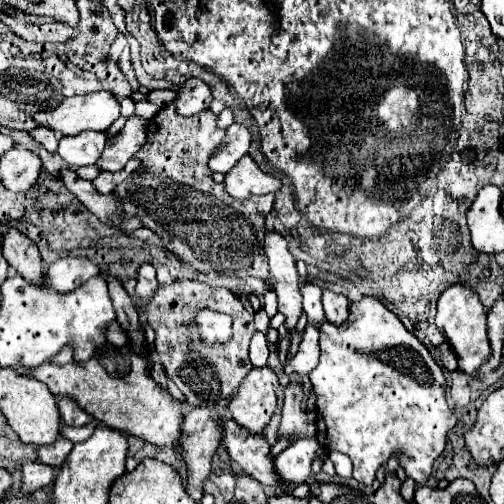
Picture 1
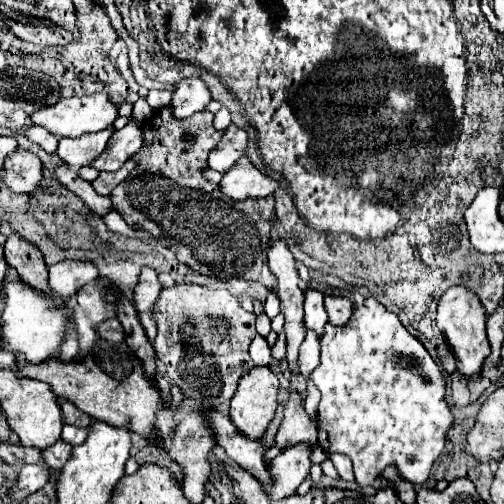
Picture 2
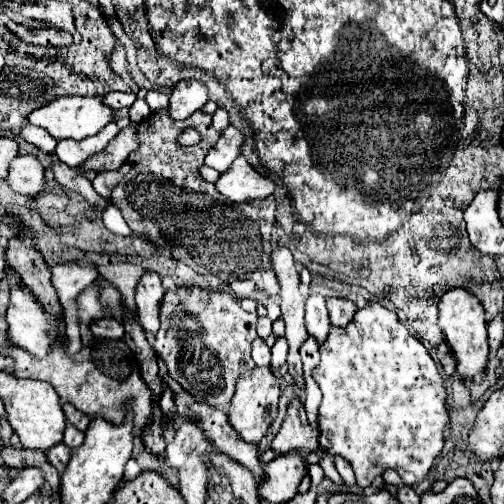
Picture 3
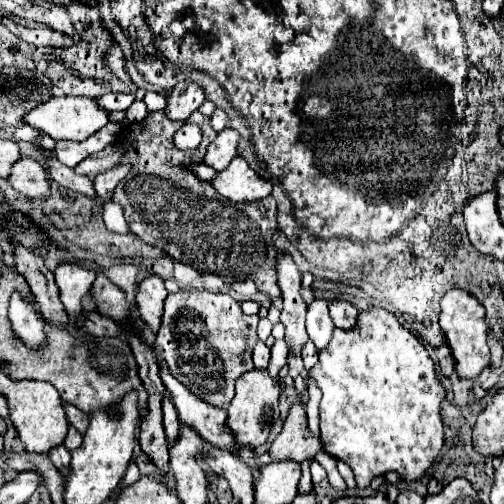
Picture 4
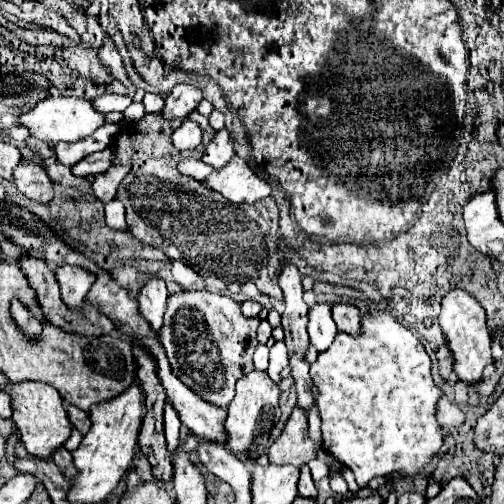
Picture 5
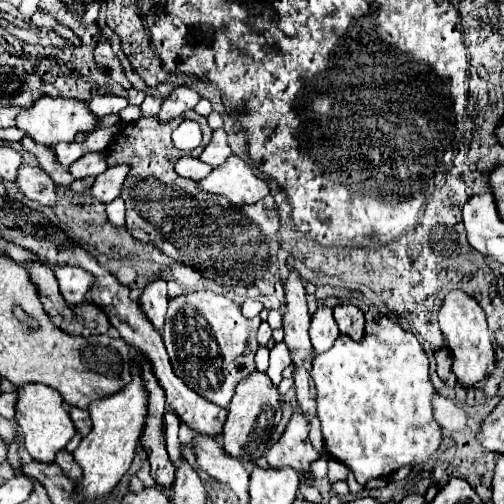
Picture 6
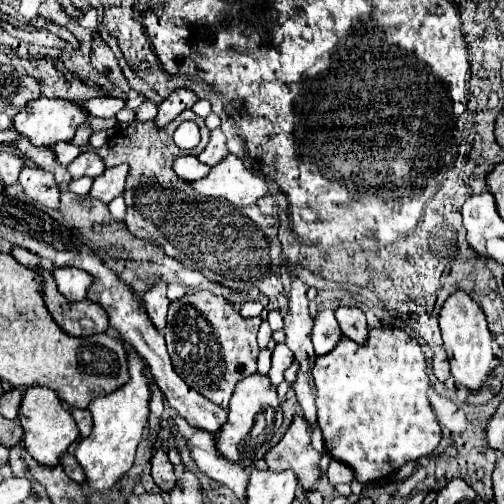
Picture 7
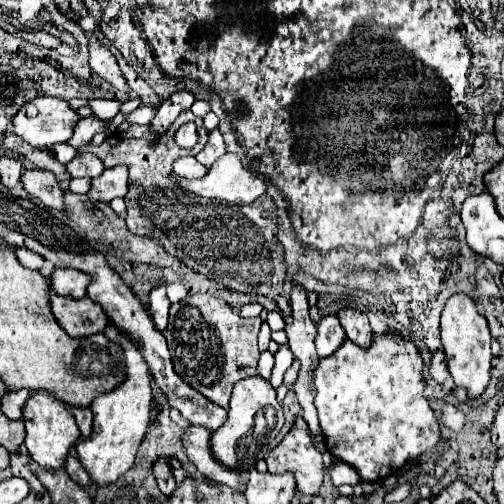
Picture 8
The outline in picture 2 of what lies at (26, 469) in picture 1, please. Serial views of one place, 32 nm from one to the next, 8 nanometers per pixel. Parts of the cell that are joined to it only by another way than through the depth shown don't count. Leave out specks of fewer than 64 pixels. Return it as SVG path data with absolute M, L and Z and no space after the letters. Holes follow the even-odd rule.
M26 464L26 466L22 466L18 484L10 490L10 494L16 502L22 502L24 498L28 498L36 490L40 490L46 482L50 482L50 470L48 468L44 468L40 464Z

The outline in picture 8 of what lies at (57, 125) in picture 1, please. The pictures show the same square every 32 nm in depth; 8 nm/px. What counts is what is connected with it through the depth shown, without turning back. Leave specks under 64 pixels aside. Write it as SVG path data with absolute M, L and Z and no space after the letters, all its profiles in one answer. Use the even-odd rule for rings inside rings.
M40 96L18 110L12 130L34 148L52 148L58 142L68 142L78 122L78 110L66 100Z

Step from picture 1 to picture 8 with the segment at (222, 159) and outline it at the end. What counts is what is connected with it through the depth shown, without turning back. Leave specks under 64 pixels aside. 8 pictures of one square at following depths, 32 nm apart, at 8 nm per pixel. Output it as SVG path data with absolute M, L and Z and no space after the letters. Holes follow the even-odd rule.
M214 128L214 130L210 132L210 140L208 140L208 144L204 146L204 150L202 150L200 154L196 154L196 160L198 160L200 164L204 164L206 168L210 168L222 154L226 154L224 136L222 136L222 132L220 132L218 128Z

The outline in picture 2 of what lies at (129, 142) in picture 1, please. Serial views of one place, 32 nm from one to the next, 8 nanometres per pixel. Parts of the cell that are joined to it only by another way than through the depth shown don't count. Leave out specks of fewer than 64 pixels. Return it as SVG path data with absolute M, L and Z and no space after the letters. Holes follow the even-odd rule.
M130 118L130 122L122 130L118 130L112 140L108 140L108 148L104 148L104 152L94 160L92 166L98 170L116 172L128 158L132 158L140 150L142 142L142 122Z

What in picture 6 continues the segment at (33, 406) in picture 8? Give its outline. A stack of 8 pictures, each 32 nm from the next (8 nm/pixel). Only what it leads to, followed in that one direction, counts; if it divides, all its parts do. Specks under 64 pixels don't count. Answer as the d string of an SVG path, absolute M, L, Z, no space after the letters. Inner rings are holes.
M24 384L24 386L16 386L14 388L18 394L16 400L16 422L20 426L22 438L24 438L24 446L30 452L30 456L34 460L42 460L42 462L54 462L56 452L64 450L64 446L70 442L70 438L74 436L76 428L62 404L62 398L58 396L58 392L46 384Z

